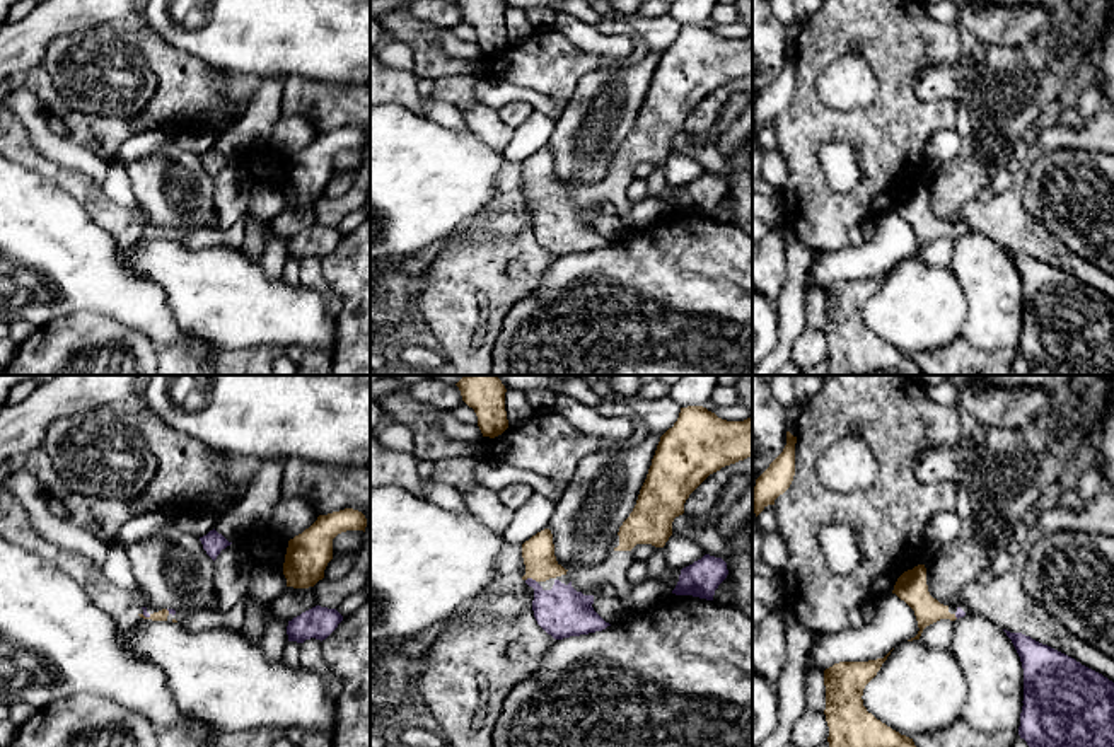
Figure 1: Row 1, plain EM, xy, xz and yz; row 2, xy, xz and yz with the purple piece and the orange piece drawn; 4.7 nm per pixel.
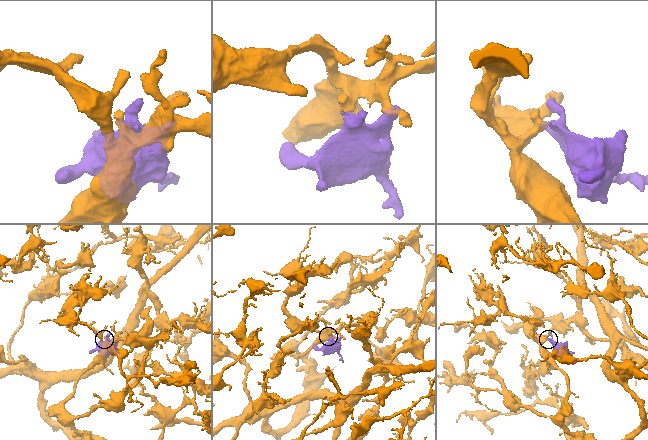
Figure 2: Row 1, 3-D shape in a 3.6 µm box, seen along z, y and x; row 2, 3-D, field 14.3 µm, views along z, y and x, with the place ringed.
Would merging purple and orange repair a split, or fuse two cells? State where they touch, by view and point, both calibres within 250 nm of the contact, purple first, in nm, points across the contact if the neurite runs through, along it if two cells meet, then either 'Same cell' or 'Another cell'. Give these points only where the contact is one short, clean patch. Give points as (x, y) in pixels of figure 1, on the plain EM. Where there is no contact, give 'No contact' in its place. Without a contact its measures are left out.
Touches purple at xz (531, 196). Thickness 240 nm (purple) against 150 nm. Path across: xz (562, 229), (531, 196), (538, 186), (538, 171). Same cell

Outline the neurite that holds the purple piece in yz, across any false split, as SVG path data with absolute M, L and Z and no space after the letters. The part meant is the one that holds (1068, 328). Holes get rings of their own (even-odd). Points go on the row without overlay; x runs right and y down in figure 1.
M1003 249L1012 258L1024 287L1018 353L1027 360L1030 375L1114 375L1114 300L1030 254Z

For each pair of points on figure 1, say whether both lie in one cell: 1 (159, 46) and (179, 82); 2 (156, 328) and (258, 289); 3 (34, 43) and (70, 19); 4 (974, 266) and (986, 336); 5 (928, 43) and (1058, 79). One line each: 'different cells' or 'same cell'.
1: same cell
2: different cells
3: same cell
4: same cell
5: different cells

